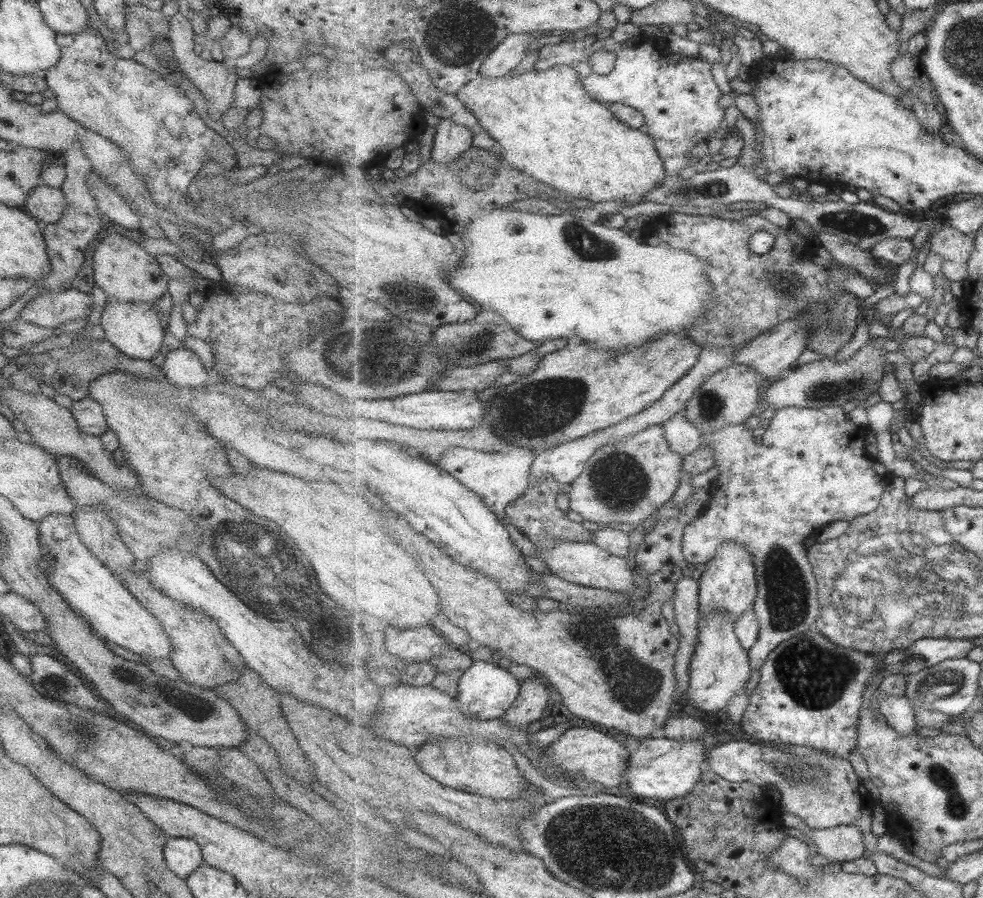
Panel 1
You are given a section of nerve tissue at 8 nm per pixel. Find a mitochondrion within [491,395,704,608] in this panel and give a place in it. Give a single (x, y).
(618, 481)

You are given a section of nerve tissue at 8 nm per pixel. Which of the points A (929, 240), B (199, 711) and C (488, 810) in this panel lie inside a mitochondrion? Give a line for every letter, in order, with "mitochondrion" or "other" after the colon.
A: other
B: other
C: other

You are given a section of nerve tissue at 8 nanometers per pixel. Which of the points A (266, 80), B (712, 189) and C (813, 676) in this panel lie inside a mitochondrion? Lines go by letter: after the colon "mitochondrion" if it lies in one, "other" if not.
A: other
B: mitochondrion
C: mitochondrion

